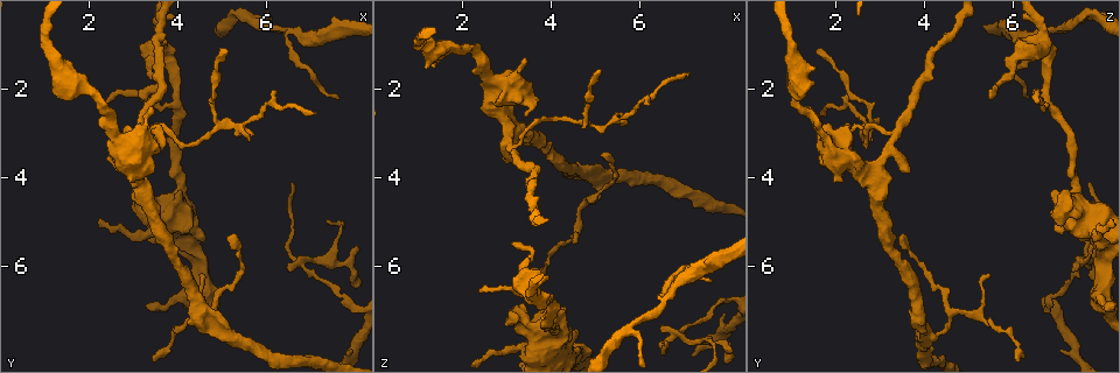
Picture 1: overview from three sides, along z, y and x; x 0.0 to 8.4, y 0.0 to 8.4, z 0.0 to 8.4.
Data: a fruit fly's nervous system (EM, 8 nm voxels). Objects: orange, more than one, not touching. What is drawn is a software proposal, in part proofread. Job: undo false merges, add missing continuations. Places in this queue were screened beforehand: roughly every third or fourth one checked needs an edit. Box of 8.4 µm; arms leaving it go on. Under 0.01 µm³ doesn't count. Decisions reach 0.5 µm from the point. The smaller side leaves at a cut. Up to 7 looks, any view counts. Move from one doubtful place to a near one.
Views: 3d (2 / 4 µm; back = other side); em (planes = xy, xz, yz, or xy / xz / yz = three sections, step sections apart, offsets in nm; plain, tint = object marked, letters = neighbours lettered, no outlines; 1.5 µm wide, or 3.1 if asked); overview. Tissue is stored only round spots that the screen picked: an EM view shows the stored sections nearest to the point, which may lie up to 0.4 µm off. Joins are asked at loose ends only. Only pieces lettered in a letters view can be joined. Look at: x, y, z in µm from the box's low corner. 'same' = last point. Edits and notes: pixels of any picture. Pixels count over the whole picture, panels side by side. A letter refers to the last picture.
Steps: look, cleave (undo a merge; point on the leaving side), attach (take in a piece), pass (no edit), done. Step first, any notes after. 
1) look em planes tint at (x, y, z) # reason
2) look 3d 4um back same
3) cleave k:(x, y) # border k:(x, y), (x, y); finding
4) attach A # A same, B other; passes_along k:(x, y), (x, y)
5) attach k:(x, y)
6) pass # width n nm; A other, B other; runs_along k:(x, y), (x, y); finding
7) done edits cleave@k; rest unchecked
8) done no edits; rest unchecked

look em planes letters at (7.10, 2.60, 1.60) # long arm stops here

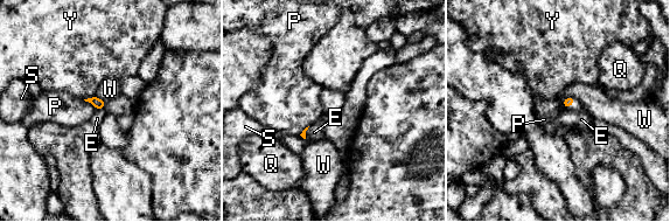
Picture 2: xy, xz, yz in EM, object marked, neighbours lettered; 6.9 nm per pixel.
pass # longest_contact P 120 nm; E other, P other, Q other, S other, W other, Y other; border 2:(577, 98), (569, 97), (563, 99); none of them fits

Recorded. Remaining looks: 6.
look 3d 4um at (3.60, 1.10, 6.70)

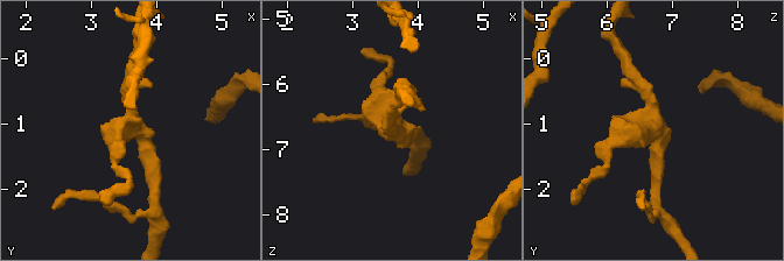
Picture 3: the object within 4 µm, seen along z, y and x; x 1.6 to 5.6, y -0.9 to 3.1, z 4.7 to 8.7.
look em xy step 8 tint at (3.60, 1.05, 6.75)

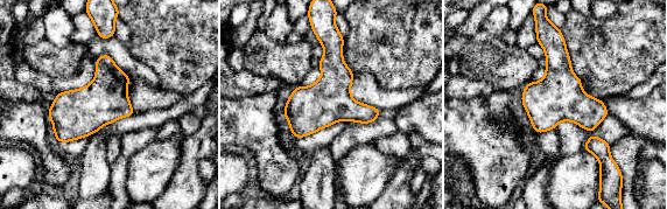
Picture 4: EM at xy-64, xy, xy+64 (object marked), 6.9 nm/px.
look em planes letters same

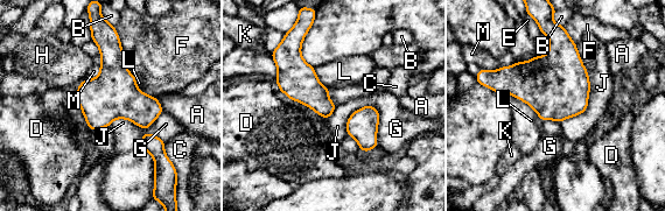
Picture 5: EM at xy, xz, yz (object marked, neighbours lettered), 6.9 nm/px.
pass # longest_contact F 380 nm; A other, B other, C other, D other, E other, F other, G other, H other, J other, K other, L other, M other; border 5:(589, 72), (588, 106), (571, 117); all the same neuron

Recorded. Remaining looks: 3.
look 3d 4um at (6.75, 5.90, 7.55) # three arms meet

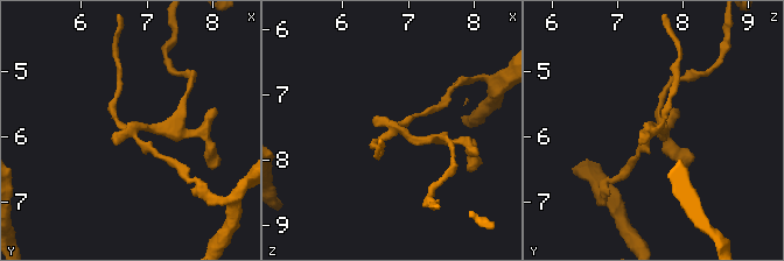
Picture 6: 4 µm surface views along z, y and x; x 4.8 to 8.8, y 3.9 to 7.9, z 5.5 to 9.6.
look em planes letters at (6.80, 5.90, 7.55)

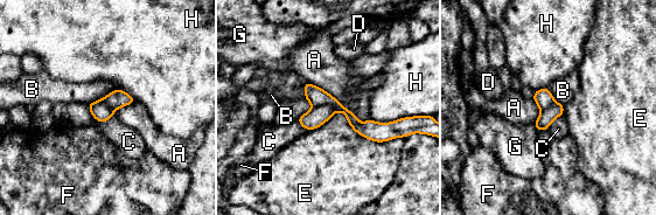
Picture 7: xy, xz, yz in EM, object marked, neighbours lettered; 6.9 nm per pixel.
cleave 7:(316, 96) # width 140 nm; A other, B other, C other, D other, E other, F other, G other, H other; border 7:(313, 108), (329, 105), (334, 111); two neurons meet here

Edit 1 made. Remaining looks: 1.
done edits cleave@7; rest unchecked

